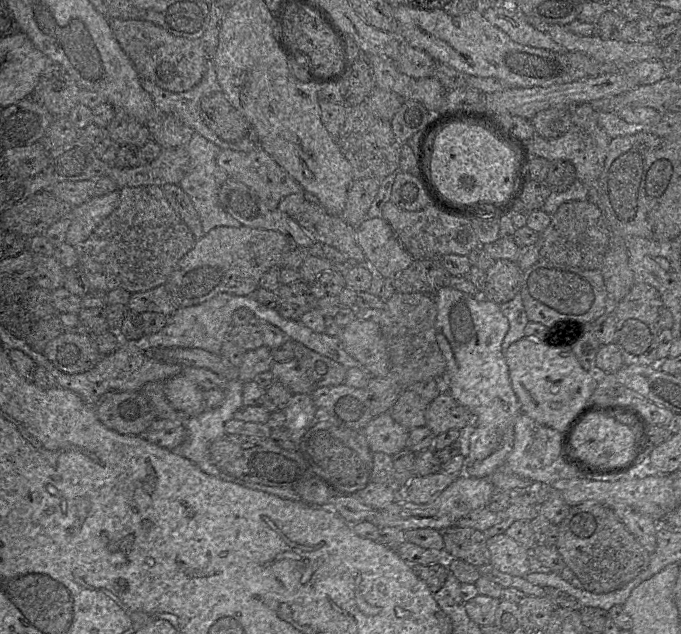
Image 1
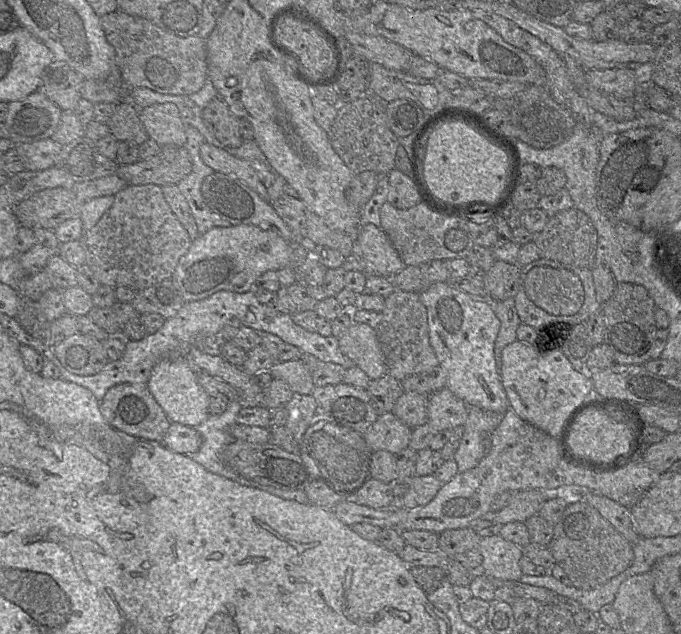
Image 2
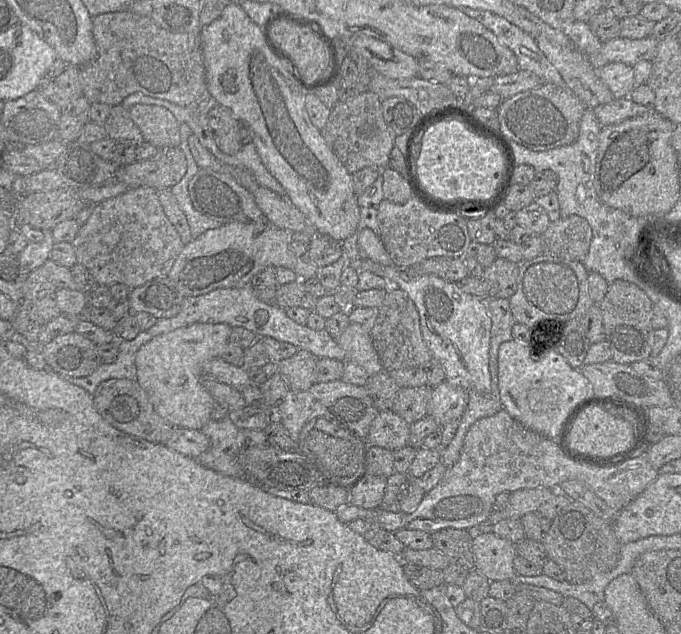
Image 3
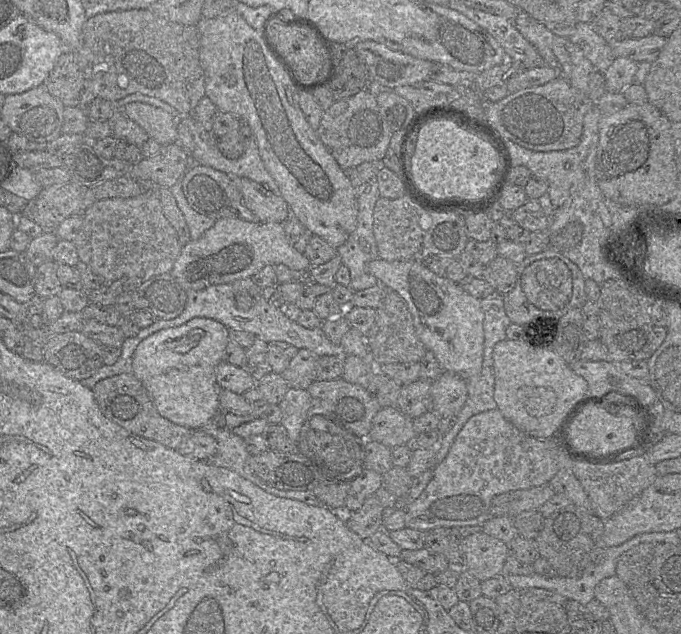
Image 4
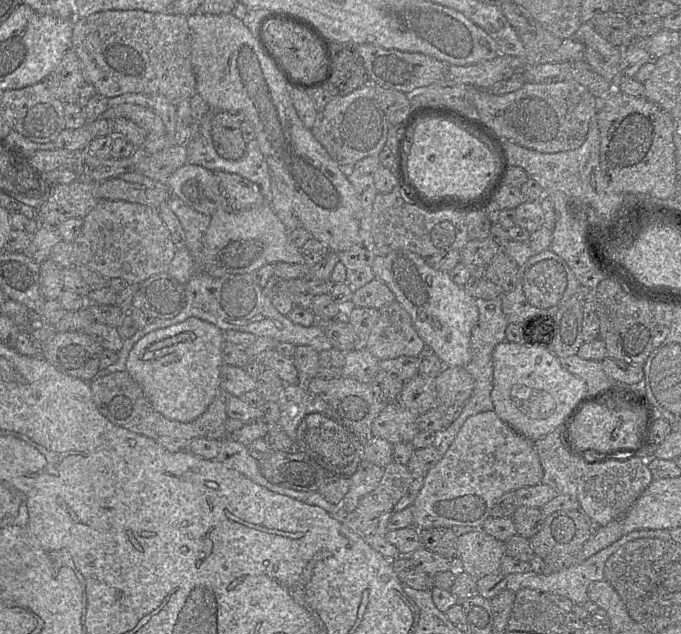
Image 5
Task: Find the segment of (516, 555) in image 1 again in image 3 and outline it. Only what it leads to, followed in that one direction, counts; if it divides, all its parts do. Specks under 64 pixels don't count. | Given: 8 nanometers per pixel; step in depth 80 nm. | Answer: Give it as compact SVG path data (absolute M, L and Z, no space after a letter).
M492 532L472 538L475 569L489 581L512 580L516 576L513 567L517 555L516 544Z

